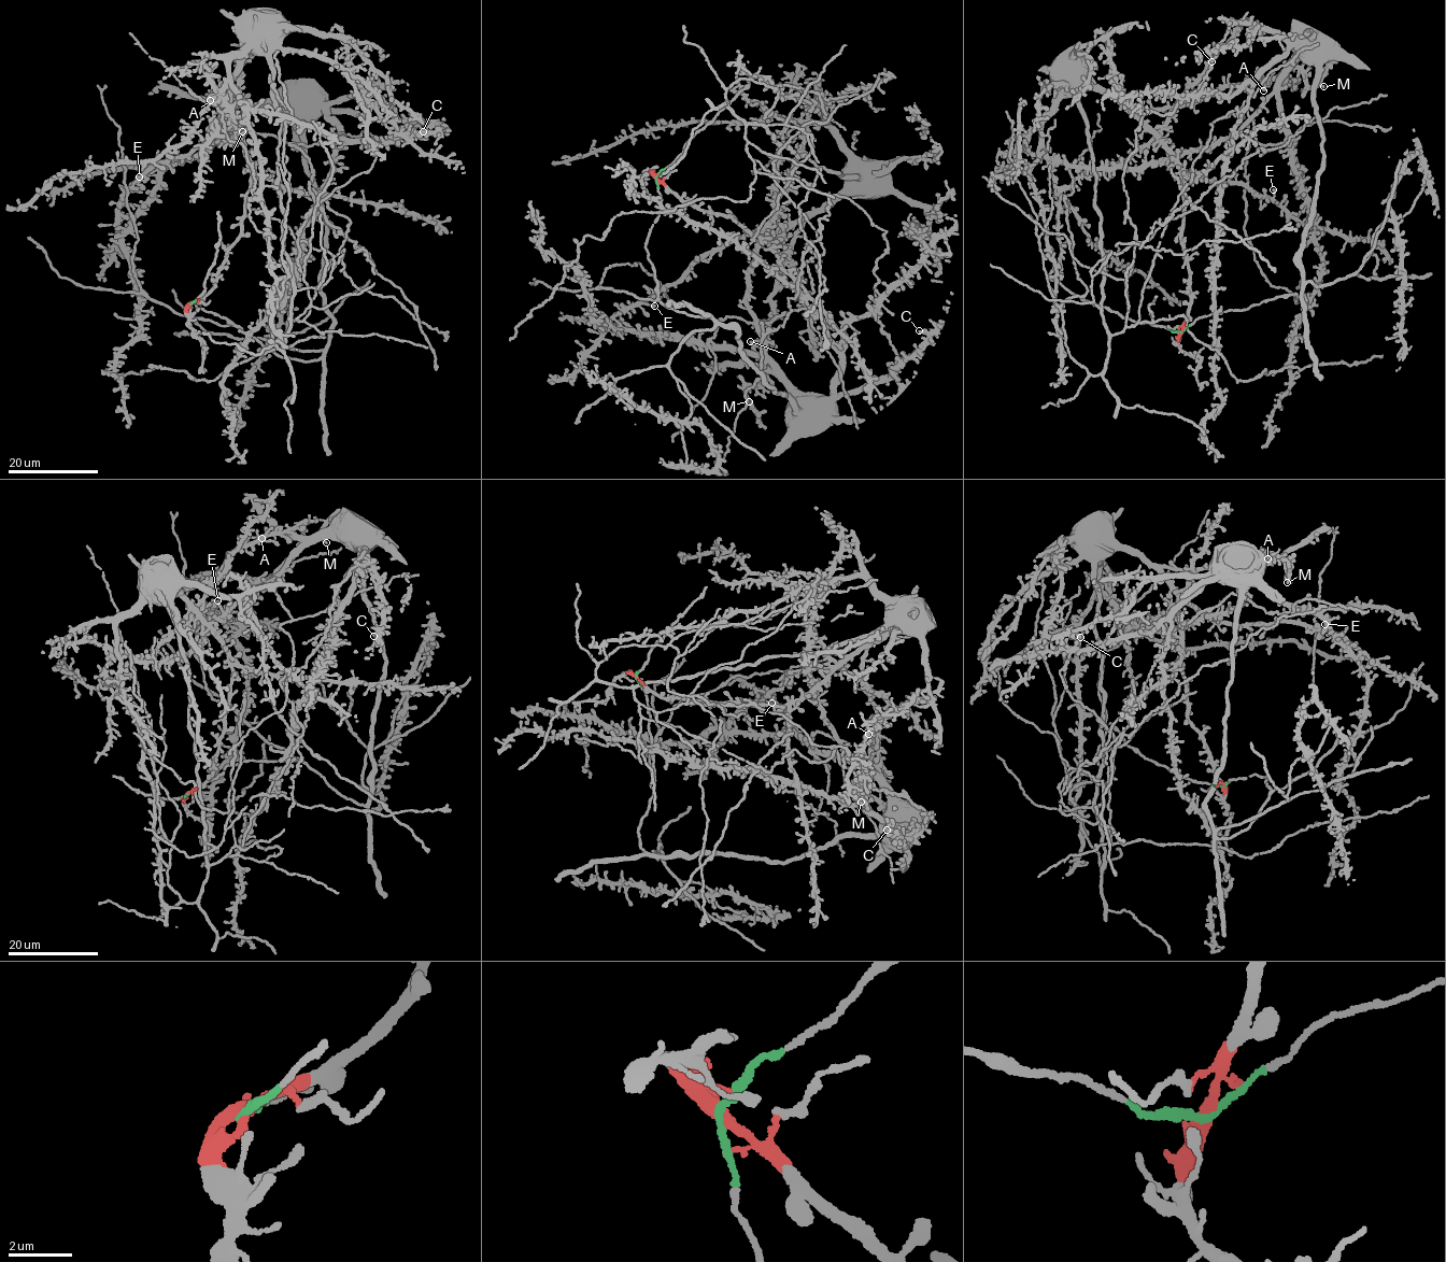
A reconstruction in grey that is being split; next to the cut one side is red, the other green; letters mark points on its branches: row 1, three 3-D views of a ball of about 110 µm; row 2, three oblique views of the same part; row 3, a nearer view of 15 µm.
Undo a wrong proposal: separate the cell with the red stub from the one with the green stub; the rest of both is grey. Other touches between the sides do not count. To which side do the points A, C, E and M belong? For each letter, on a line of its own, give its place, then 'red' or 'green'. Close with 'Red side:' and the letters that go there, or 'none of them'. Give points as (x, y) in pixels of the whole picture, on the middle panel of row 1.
A: at (750, 341); red
C: at (919, 330); green
E: at (654, 306); red
M: at (749, 401); red
Red side: A, E, M

